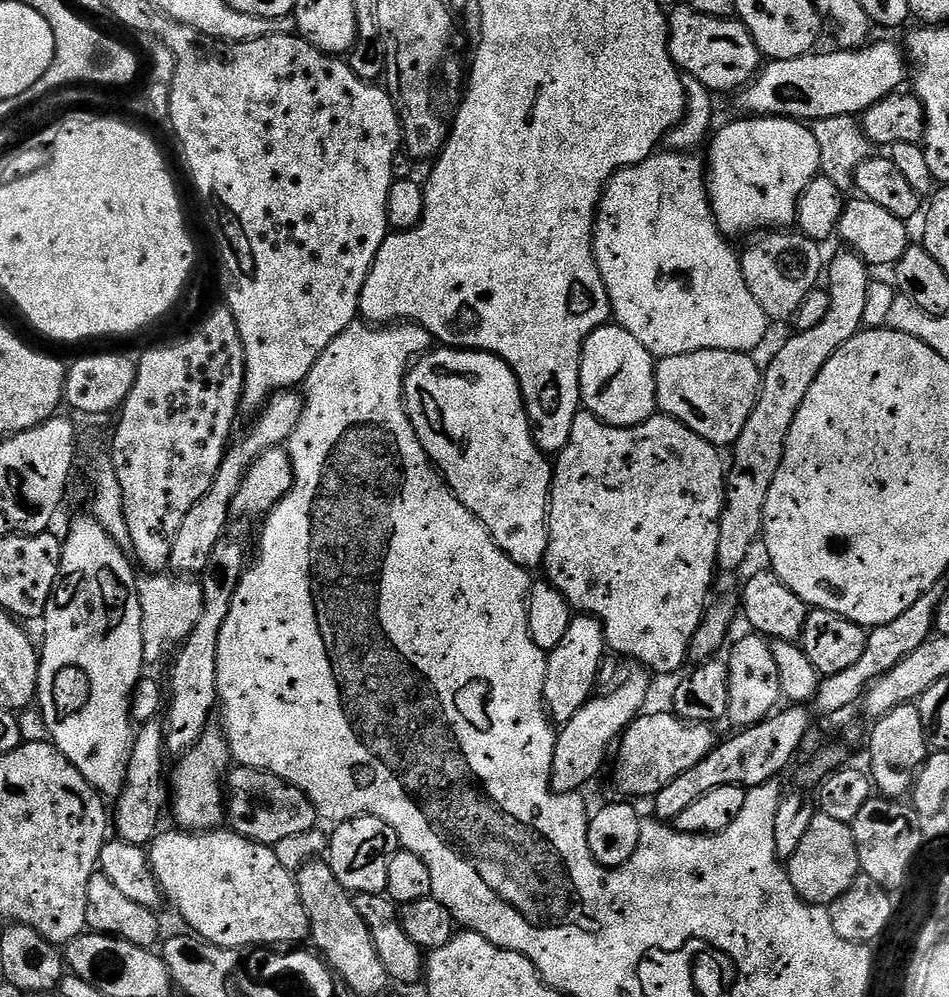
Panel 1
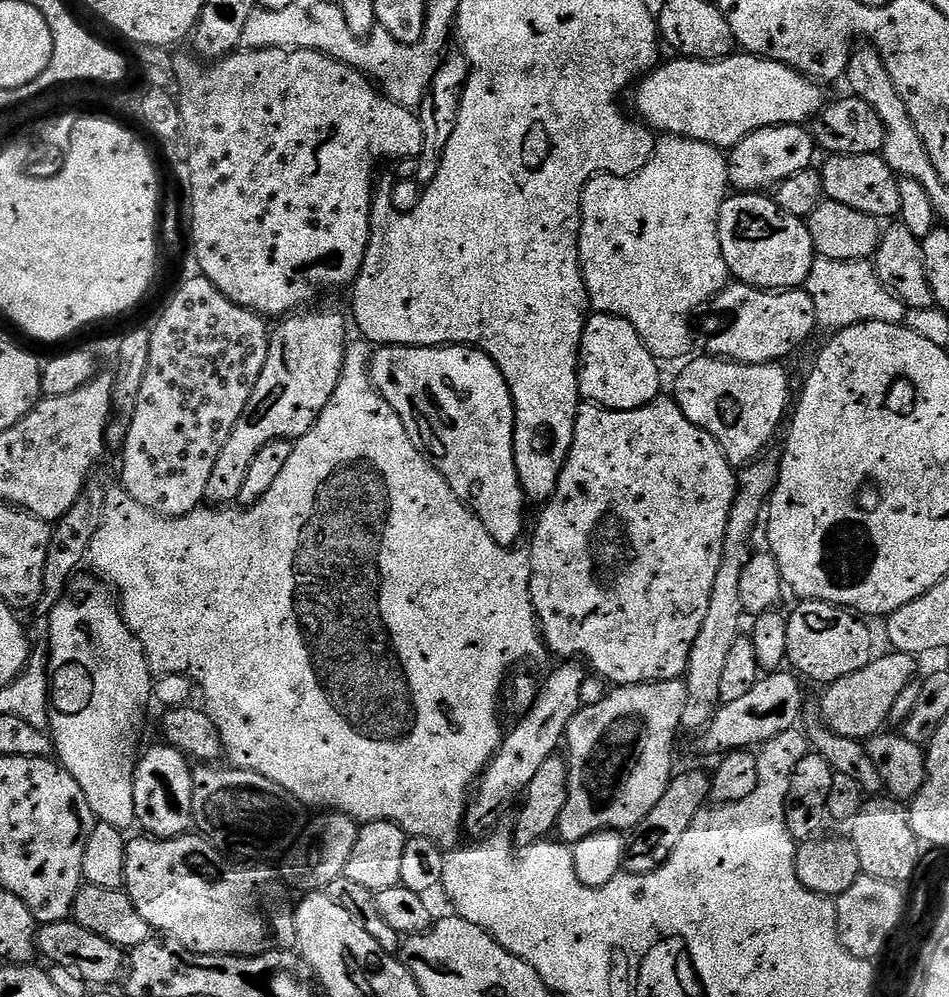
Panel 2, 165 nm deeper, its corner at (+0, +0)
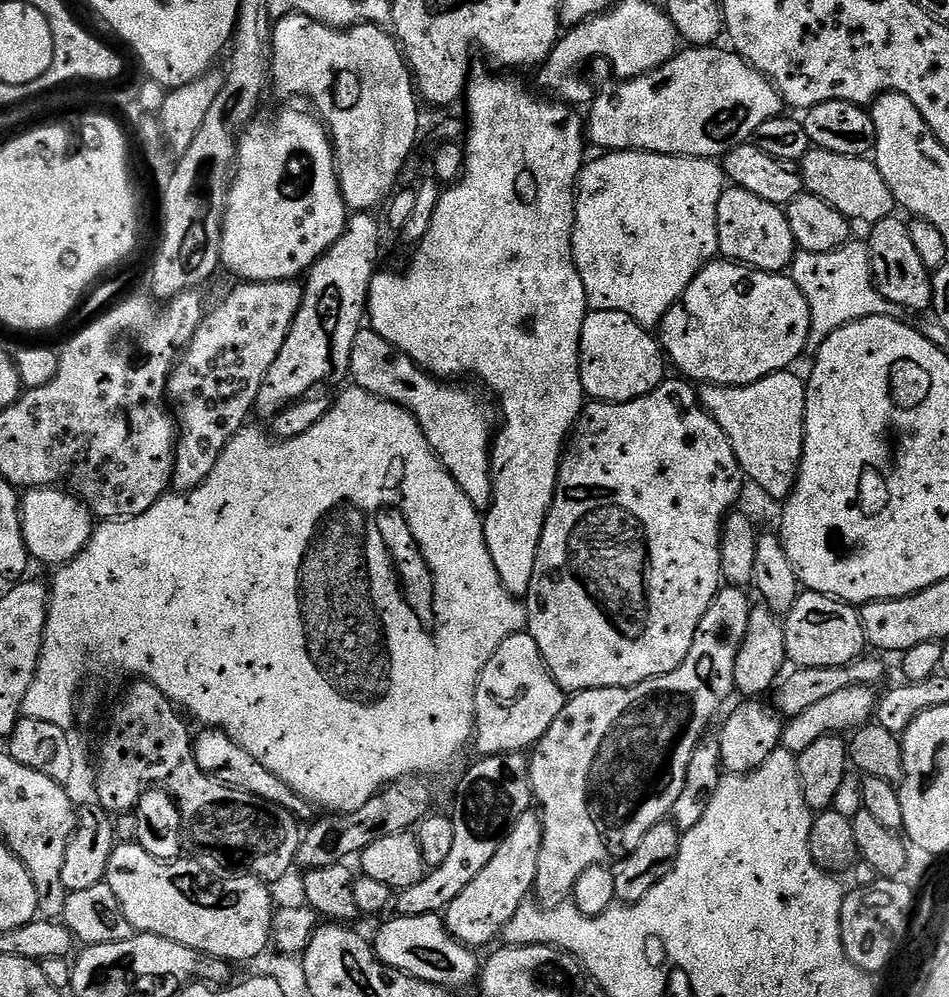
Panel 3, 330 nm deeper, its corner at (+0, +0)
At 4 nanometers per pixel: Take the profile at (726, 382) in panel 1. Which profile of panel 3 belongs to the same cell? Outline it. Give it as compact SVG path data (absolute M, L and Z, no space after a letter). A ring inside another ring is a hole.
M795 371L775 372L753 384L738 386L722 386L706 384L699 389L700 404L722 426L722 434L730 438L730 446L734 446L734 454L740 463L740 470L749 481L752 480L772 500L783 502L791 495L796 485L796 474L800 470L800 459L804 449L804 411L806 410L805 381L795 376Z

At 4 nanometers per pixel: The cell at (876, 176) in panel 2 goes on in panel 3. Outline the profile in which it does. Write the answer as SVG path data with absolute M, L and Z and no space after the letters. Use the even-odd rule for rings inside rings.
M812 146L799 161L798 167L800 177L804 179L804 192L809 196L822 198L822 202L834 206L834 210L841 212L849 222L871 226L897 211L894 194L890 186L886 186L886 178L882 178L878 166L871 159L834 154L830 150Z

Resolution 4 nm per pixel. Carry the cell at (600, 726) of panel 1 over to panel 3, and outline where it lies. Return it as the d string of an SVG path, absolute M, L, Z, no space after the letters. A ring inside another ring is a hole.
M529 810L514 822L514 826L508 831L507 838L498 846L494 858L490 858L489 864L484 867L450 902L450 906L444 909L442 915L444 926L460 944L466 944L473 950L480 950L483 944L488 944L492 939L503 933L510 918L520 909L536 887L536 875L538 874L538 854L542 850L542 834L544 823L540 820L539 811Z

